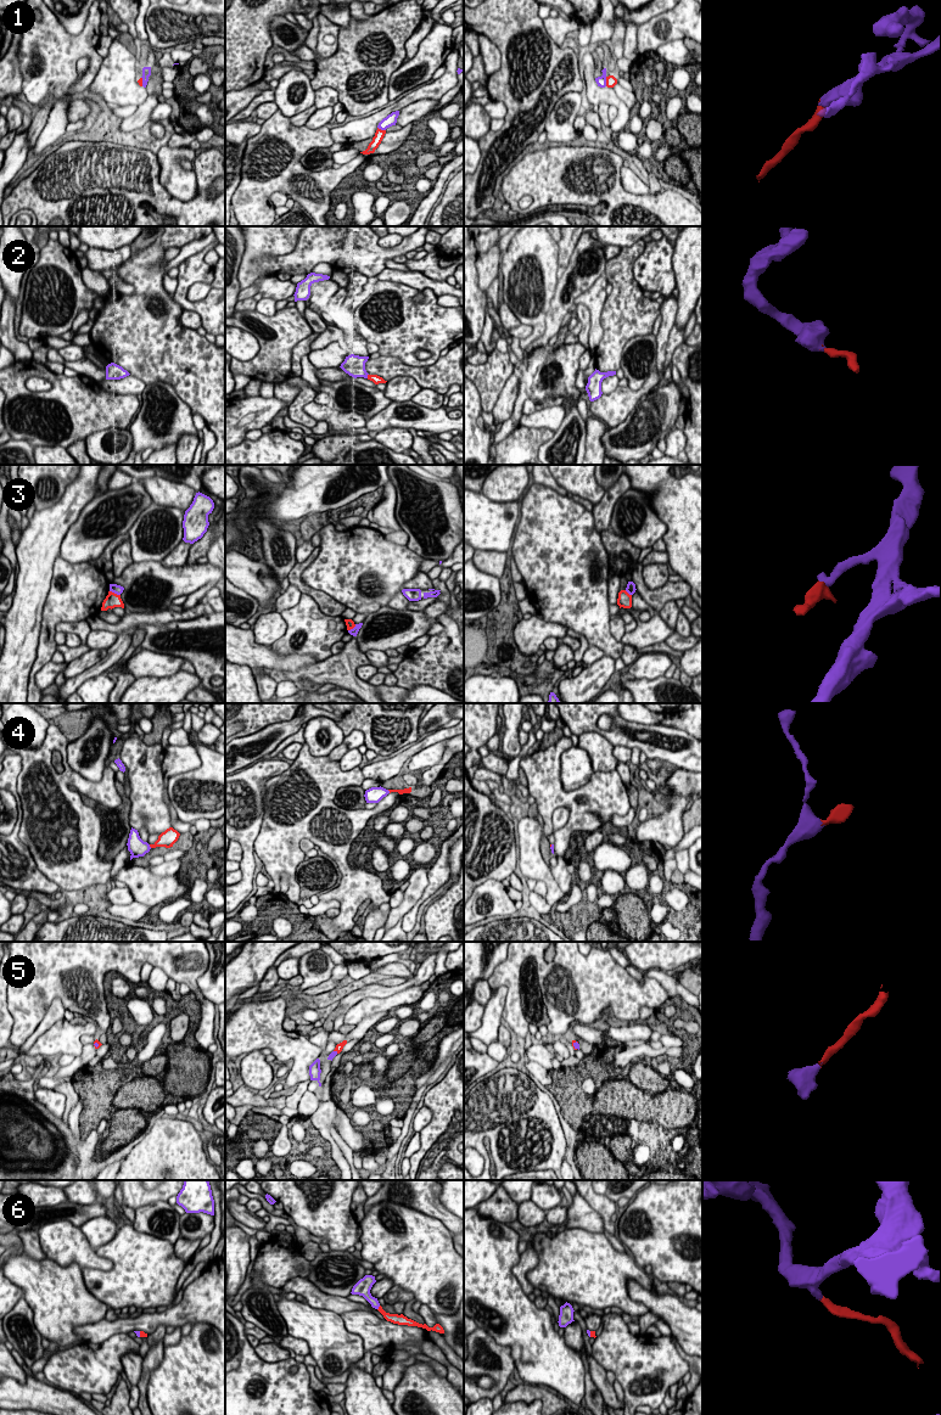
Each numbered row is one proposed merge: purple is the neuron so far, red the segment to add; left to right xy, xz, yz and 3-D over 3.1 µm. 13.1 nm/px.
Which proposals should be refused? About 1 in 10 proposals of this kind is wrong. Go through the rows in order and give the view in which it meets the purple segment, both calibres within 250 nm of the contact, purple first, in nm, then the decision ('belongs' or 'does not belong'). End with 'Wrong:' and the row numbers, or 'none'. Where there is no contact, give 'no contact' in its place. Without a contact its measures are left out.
1: contact in yz; calibres 130 and 140 nm; belongs
2: contact in xz; calibres 280 and 120 nm; belongs
3: contact in xy; calibres 130 and 200 nm; does not belong
4: contact in xy; calibres 240 and 200 nm; belongs
5: contact in yz; calibres 70 and 30 nm; belongs
6: contact in xz; calibres 120 and 130 nm; belongs
Wrong: 3

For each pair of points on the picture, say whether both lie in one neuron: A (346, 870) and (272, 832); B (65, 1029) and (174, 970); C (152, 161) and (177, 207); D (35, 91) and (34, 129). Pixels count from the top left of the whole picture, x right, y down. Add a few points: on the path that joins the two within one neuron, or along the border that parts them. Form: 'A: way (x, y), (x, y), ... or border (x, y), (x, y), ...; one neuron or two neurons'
A: way (335, 848), (321, 832), (293, 832); one neuron
B: border (88, 1018), (96, 1025), (99, 1031); two neurons
C: way (152, 173), (152, 186), (164, 198); one neuron
D: border (55, 96), (50, 94), (40, 105); two neurons

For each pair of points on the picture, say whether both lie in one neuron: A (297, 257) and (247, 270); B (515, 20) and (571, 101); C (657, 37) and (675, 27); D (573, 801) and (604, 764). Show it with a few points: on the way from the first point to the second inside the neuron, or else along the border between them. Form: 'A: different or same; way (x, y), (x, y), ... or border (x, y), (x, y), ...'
A: different; border (284, 254), (262, 256), (258, 259), (258, 276)
B: different; border (580, 93), (565, 93), (556, 101), (549, 116)
C: same; way (661, 35), (671, 31)
D: different; border (615, 769), (597, 770), (594, 773)

